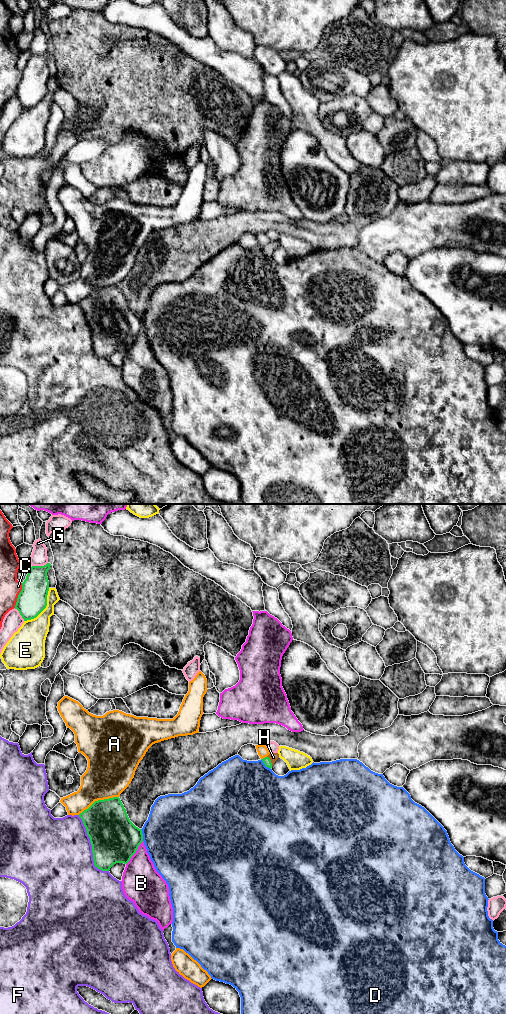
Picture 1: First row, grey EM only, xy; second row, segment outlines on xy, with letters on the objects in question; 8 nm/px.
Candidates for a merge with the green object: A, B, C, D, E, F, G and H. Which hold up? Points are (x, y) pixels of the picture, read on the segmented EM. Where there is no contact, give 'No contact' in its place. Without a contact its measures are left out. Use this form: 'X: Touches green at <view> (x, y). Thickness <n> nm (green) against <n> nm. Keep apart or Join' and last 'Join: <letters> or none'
A: Touches green at xy (98, 800). Thickness 360 nm (green) against 360 nm. Keep apart
B: Touches green at xy (135, 852). Thickness 380 nm (green) against 300 nm. Keep apart
C: Touches green at xy (18, 595). Thickness 240 nm (green) against 170 nm. Keep apart
D: Touches green at xy (265, 765). Thickness 60 nm (green) against 500 nm. Keep apart
E: Touches green at xy (44, 608). Thickness 240 nm (green) against 240 nm. Keep apart
F: Touches green at xy (92, 847). Thickness 380 nm (green) against 480 nm. Keep apart
G: Touches green at xy (39, 566). Thickness 220 nm (green) against 130 nm. Keep apart
H: Touches green at xy (270, 761). Thickness 60 nm (green) against 70 nm. Join
Join: H

